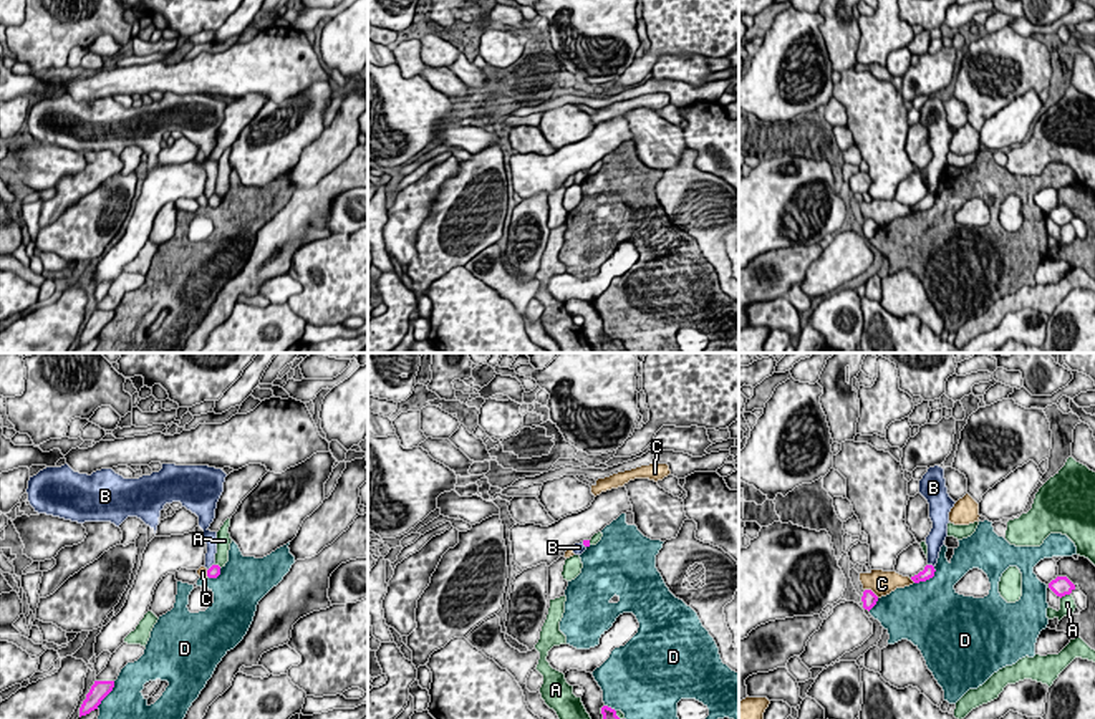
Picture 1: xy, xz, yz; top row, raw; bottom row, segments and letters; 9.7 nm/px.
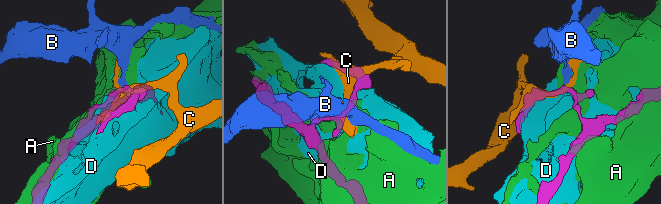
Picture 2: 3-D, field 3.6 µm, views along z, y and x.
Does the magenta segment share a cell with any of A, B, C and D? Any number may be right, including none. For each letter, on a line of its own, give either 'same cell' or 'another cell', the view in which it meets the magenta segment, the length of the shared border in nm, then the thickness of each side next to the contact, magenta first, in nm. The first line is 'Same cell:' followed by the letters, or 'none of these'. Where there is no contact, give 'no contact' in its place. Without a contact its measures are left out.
Same cell: none of these
A: another cell; contact in yz; length 110 nm; calibres 180 and 160 nm
B: another cell; contact in yz; length 70 nm; calibres 120 and 180 nm
C: another cell; contact in yz; length 170 nm; calibres 140 and 240 nm
D: another cell; contact in yz; length 260 nm; calibres 120 and 480 nm

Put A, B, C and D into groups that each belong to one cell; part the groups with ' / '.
A B / C / D

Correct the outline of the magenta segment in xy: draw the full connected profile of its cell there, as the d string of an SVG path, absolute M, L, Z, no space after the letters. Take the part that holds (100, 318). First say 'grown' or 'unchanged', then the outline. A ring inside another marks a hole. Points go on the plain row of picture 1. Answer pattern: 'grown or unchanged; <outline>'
unchanged; M94 310L86 328L80 336L80 346L89 343L91 340L98 338L101 330L113 320L114 310Z

